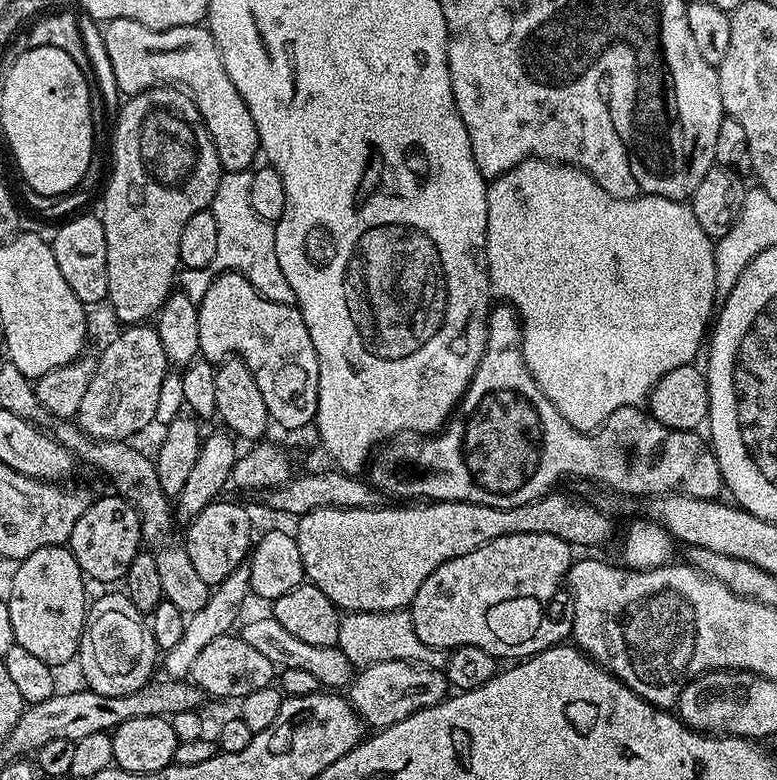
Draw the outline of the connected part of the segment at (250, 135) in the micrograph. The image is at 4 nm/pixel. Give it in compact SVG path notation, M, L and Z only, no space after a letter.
M118 18L107 21L103 28L104 52L108 55L112 76L125 97L145 92L153 87L154 82L183 86L202 114L206 130L218 150L221 169L224 172L246 172L257 163L256 156L258 160L261 155L260 139L250 106L246 106L242 94L238 94L238 86L230 82L222 54L207 27L191 24L154 30L142 26L142 22Z

